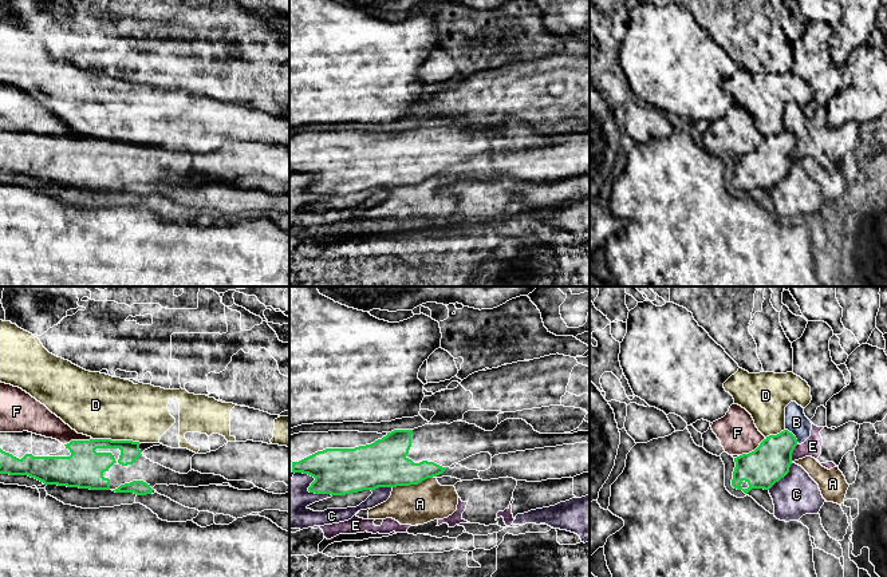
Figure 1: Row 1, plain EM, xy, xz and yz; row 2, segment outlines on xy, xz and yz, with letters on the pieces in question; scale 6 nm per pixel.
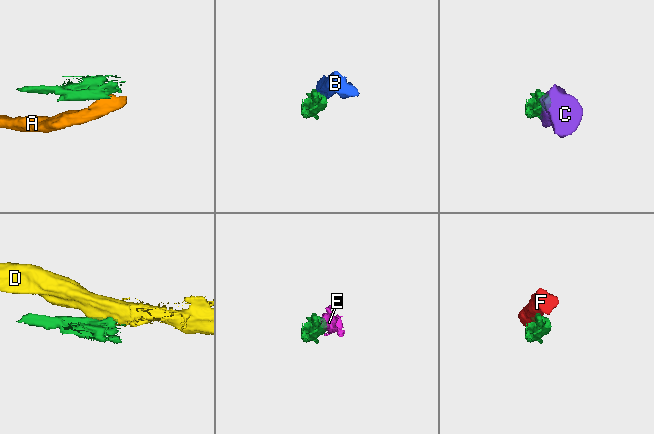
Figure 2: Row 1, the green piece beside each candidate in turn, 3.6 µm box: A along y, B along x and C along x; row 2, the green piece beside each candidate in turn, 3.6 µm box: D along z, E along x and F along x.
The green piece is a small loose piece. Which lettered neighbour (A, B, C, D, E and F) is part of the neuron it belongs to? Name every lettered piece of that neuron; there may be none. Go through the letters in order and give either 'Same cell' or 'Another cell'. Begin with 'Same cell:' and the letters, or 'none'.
Same cell: none
A: Another cell
B: Another cell
C: Another cell
D: Another cell
E: Another cell
F: Another cell

